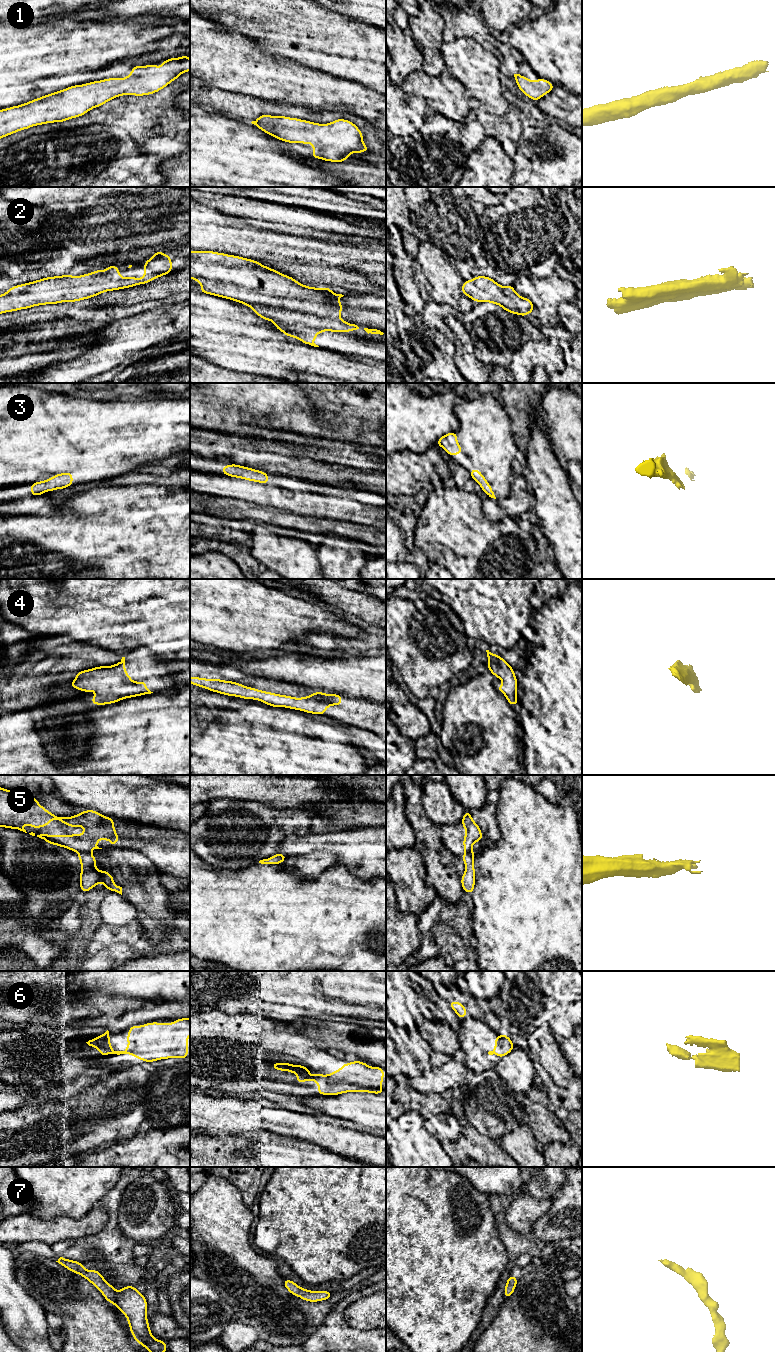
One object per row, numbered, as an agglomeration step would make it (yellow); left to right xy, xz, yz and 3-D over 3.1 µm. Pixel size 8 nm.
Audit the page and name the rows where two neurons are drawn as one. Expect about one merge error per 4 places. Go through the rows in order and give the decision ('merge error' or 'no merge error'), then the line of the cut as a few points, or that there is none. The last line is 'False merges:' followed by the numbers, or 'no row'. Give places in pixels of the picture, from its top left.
1: no merge error; no cut
2: no merge error; no cut
3: merge error; cut in yz along (475, 479), (482, 480), (494, 496)
4: no merge error; no cut
5: merge error; cut in xy along (77, 851), (89, 853)
6: no merge error; no cut
7: no merge error; no cut
False merges: 3, 5

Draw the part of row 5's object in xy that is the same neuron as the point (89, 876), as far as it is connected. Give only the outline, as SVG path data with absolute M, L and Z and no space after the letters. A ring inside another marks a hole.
M77 852L81 864L80 890L85 893L96 887L101 882L106 890L111 890L122 895L122 887L114 884L114 878L109 871L100 871L96 868L96 857L90 853Z

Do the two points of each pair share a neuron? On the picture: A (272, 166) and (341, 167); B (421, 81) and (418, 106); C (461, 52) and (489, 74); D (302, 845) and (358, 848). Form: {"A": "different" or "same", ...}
{"A": "different", "B": "different", "C": "same", "D": "same"}

